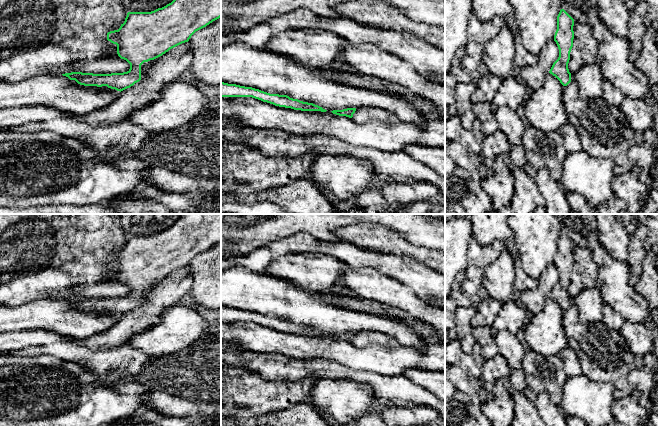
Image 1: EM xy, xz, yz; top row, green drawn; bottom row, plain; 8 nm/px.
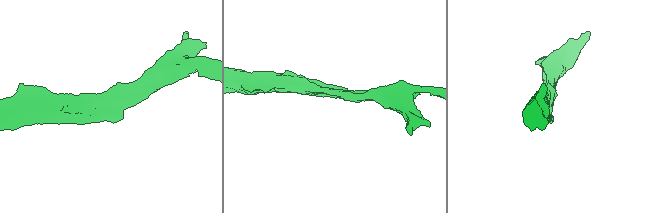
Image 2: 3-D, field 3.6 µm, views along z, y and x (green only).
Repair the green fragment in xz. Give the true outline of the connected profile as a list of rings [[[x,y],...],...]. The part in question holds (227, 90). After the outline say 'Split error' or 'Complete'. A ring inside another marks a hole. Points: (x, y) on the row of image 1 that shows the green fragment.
[[[221,82],[221,97],[252,97],[275,106],[291,108],[294,110],[327,111],[318,105],[293,99],[287,95],[270,94],[252,87],[228,84],[224,82]]]. Complete

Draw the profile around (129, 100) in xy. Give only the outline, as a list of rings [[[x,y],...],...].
[[[188,42],[170,49],[154,59],[146,68],[145,76],[130,88],[121,91],[112,104],[79,116],[79,119],[92,126],[127,120],[134,111],[158,100],[166,85],[185,77],[192,60],[193,53]]]

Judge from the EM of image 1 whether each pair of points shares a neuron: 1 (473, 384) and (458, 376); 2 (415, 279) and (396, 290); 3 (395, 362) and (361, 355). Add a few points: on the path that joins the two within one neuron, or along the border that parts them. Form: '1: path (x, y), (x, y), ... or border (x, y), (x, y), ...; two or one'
1: path (469, 384), (462, 380); one
2: border (384, 274), (405, 284), (423, 300); two
3: path (387, 361), (369, 359); one

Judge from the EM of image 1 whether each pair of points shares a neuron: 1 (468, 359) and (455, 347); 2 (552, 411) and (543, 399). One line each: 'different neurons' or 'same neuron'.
1: same neuron
2: same neuron

